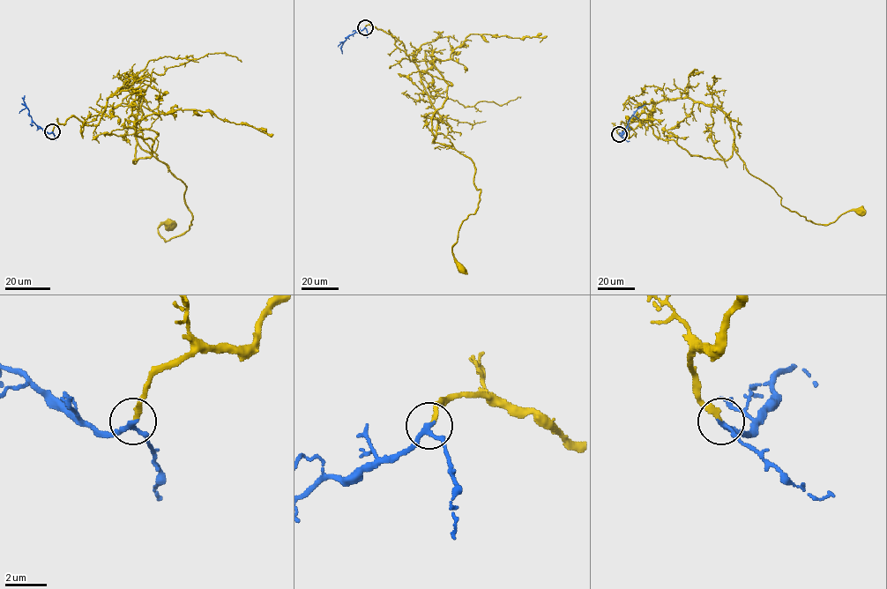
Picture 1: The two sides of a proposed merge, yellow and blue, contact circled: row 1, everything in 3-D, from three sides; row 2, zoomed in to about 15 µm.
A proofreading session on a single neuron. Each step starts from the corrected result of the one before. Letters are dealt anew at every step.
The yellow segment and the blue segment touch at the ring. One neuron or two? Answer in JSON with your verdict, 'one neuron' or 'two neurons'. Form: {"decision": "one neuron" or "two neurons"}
{"decision": "one neuron"}

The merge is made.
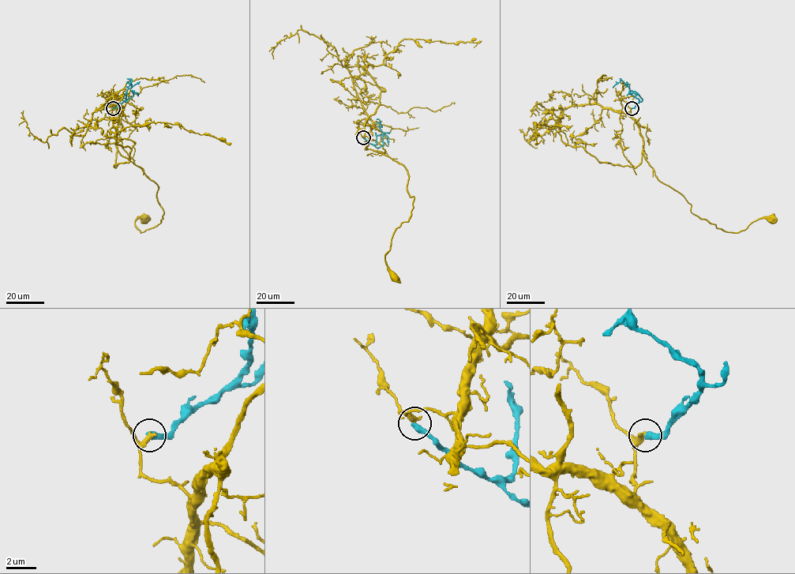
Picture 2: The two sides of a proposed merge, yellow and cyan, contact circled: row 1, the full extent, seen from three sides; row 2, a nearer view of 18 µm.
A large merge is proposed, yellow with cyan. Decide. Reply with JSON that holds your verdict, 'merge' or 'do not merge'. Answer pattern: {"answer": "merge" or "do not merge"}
{"answer": "do not merge"}

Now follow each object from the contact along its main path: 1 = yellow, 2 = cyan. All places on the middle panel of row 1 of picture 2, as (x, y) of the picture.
1: (363, 137), (366, 149), (405, 167), (414, 198), (385, 256), (395, 276)
2: (363, 137), (370, 144), (376, 144), (376, 136), (382, 133), (380, 121), (376, 118)

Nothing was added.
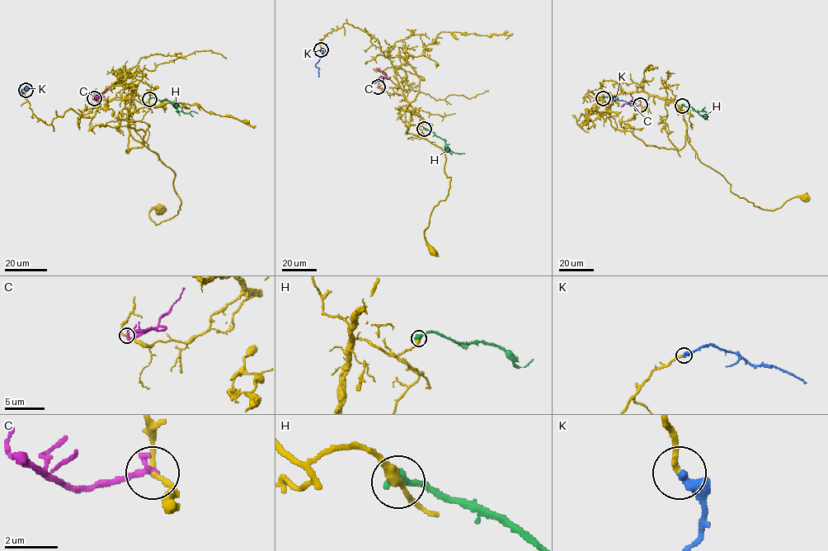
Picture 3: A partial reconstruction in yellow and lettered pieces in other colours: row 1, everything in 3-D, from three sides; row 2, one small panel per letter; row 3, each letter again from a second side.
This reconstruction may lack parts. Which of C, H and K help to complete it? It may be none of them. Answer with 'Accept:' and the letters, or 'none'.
Accept: K

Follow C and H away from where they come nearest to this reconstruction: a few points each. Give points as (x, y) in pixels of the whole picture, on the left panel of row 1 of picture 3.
C: (94, 98), (104, 96), (96, 96), (96, 101)
H: (149, 99), (154, 97), (171, 101), (177, 110), (197, 113)

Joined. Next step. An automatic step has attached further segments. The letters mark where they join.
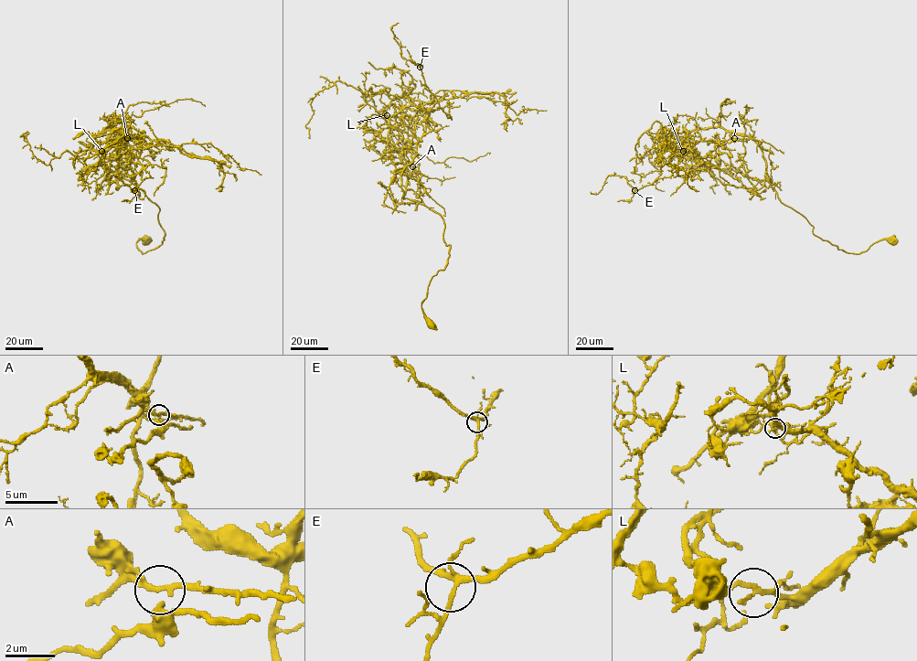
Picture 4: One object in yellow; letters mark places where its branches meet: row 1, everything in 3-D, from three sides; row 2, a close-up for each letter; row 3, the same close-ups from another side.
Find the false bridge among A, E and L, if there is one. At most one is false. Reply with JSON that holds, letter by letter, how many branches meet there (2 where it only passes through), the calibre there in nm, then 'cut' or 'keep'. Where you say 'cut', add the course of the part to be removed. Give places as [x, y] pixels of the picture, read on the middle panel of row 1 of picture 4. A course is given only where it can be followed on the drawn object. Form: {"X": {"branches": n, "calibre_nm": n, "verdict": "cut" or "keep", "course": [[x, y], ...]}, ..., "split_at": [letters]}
{"A": {"branches": 4, "calibre_nm": 170, "verdict": "keep"}, "E": {"branches": 4, "calibre_nm": 200, "verdict": "keep"}, "L": {"branches": 4, "calibre_nm": 160, "verdict": "cut", "course": [[387, 115], [399, 112], [410, 100], [459, 97], [504, 101], [517, 115], [525, 109], [546, 110]]}, "split_at": ["L"]}

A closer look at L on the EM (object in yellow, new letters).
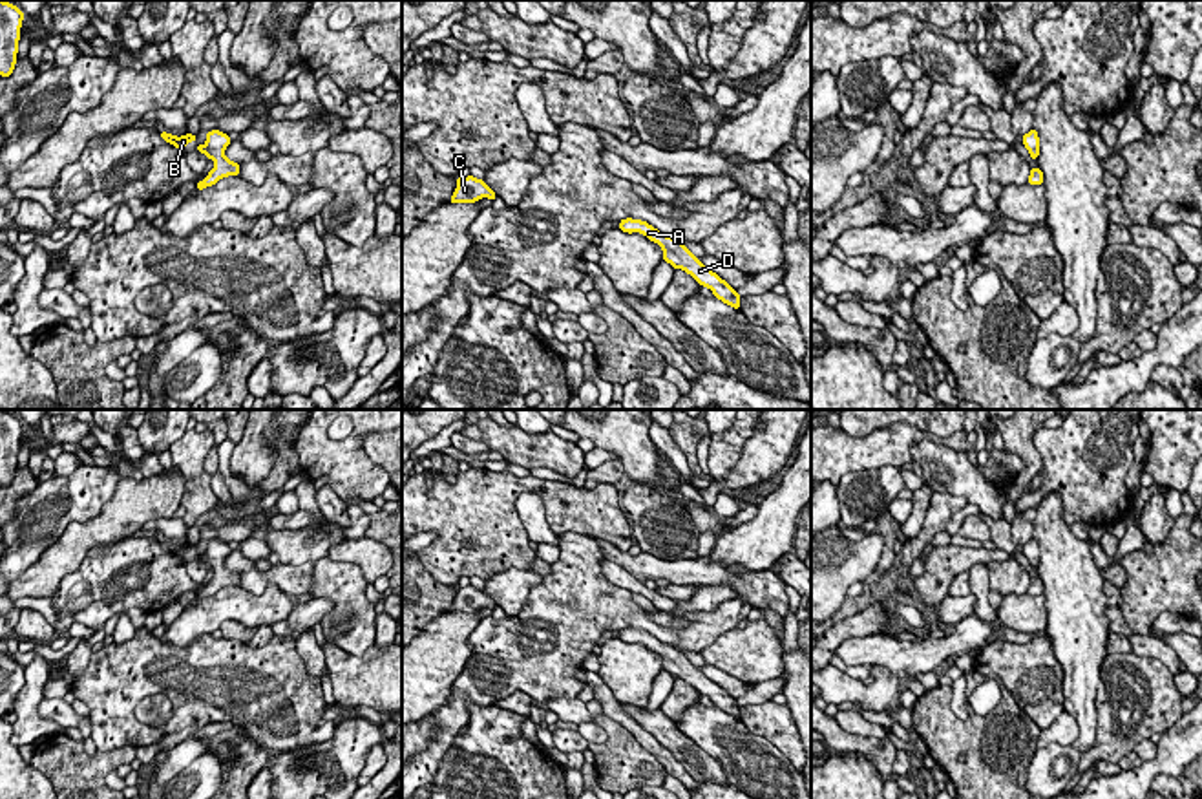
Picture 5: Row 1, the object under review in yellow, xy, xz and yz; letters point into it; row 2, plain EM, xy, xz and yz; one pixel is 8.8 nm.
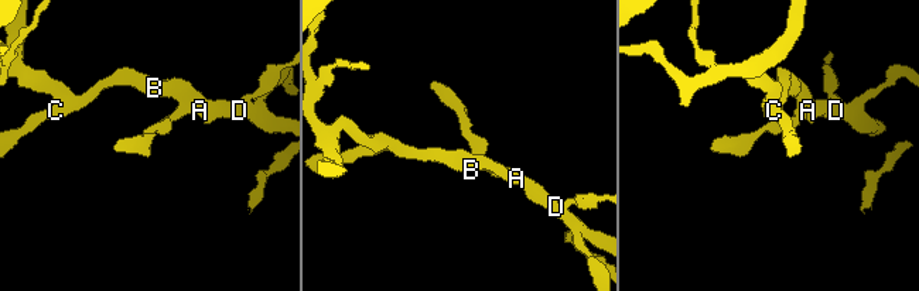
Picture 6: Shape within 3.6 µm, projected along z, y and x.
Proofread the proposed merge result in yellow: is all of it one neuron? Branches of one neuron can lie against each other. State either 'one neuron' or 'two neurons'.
two neurons

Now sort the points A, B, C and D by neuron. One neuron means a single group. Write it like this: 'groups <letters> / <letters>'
groups A D / B C

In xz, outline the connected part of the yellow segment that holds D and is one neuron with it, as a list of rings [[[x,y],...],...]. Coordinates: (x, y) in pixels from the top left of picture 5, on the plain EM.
[[[627,627],[627,633],[619,636],[627,642],[639,642],[650,651],[658,653],[663,660],[663,669],[674,678],[681,678],[691,684],[700,695],[709,697],[712,704],[723,713],[740,719],[740,704],[716,682],[705,676],[680,649],[667,645],[648,634],[647,631],[636,631]]]

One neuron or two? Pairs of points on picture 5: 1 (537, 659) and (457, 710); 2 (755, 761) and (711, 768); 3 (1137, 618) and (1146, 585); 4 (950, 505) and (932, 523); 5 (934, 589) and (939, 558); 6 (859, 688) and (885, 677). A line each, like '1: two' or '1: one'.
1: one
2: two
3: one
4: one
5: one
6: one

